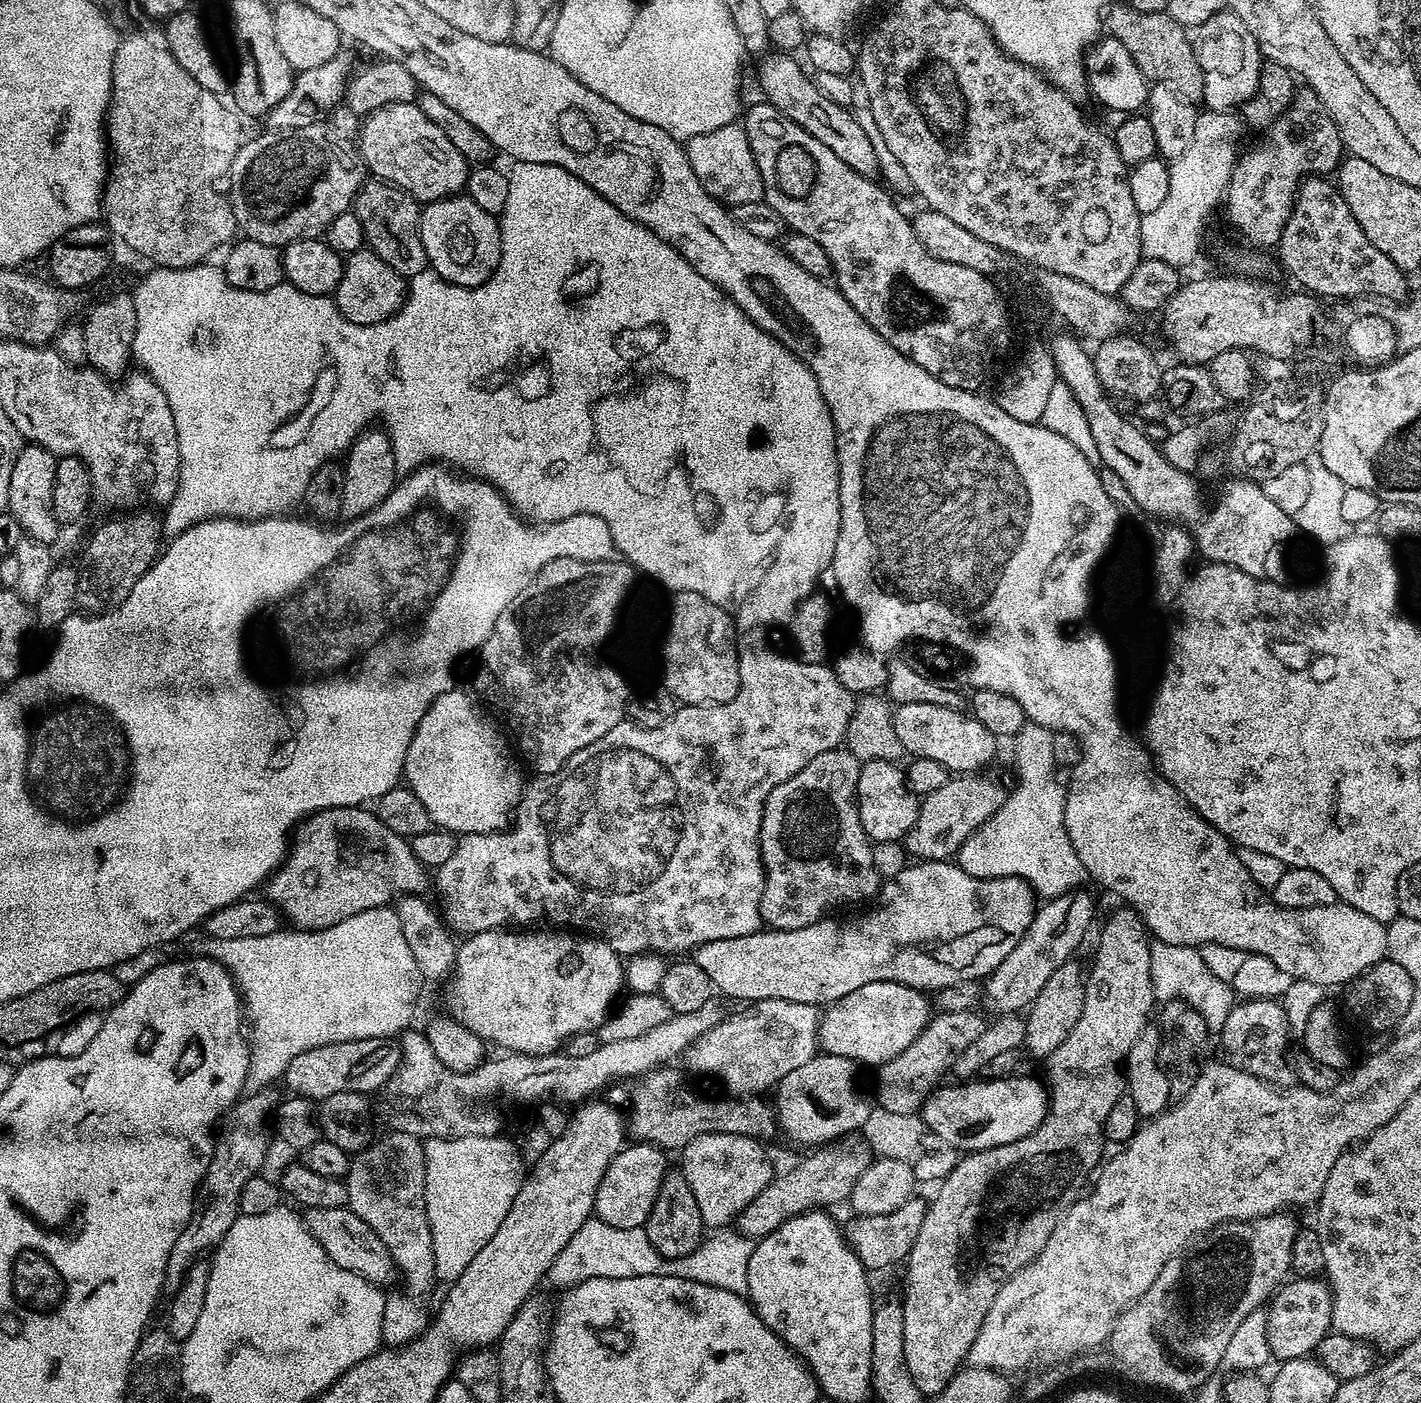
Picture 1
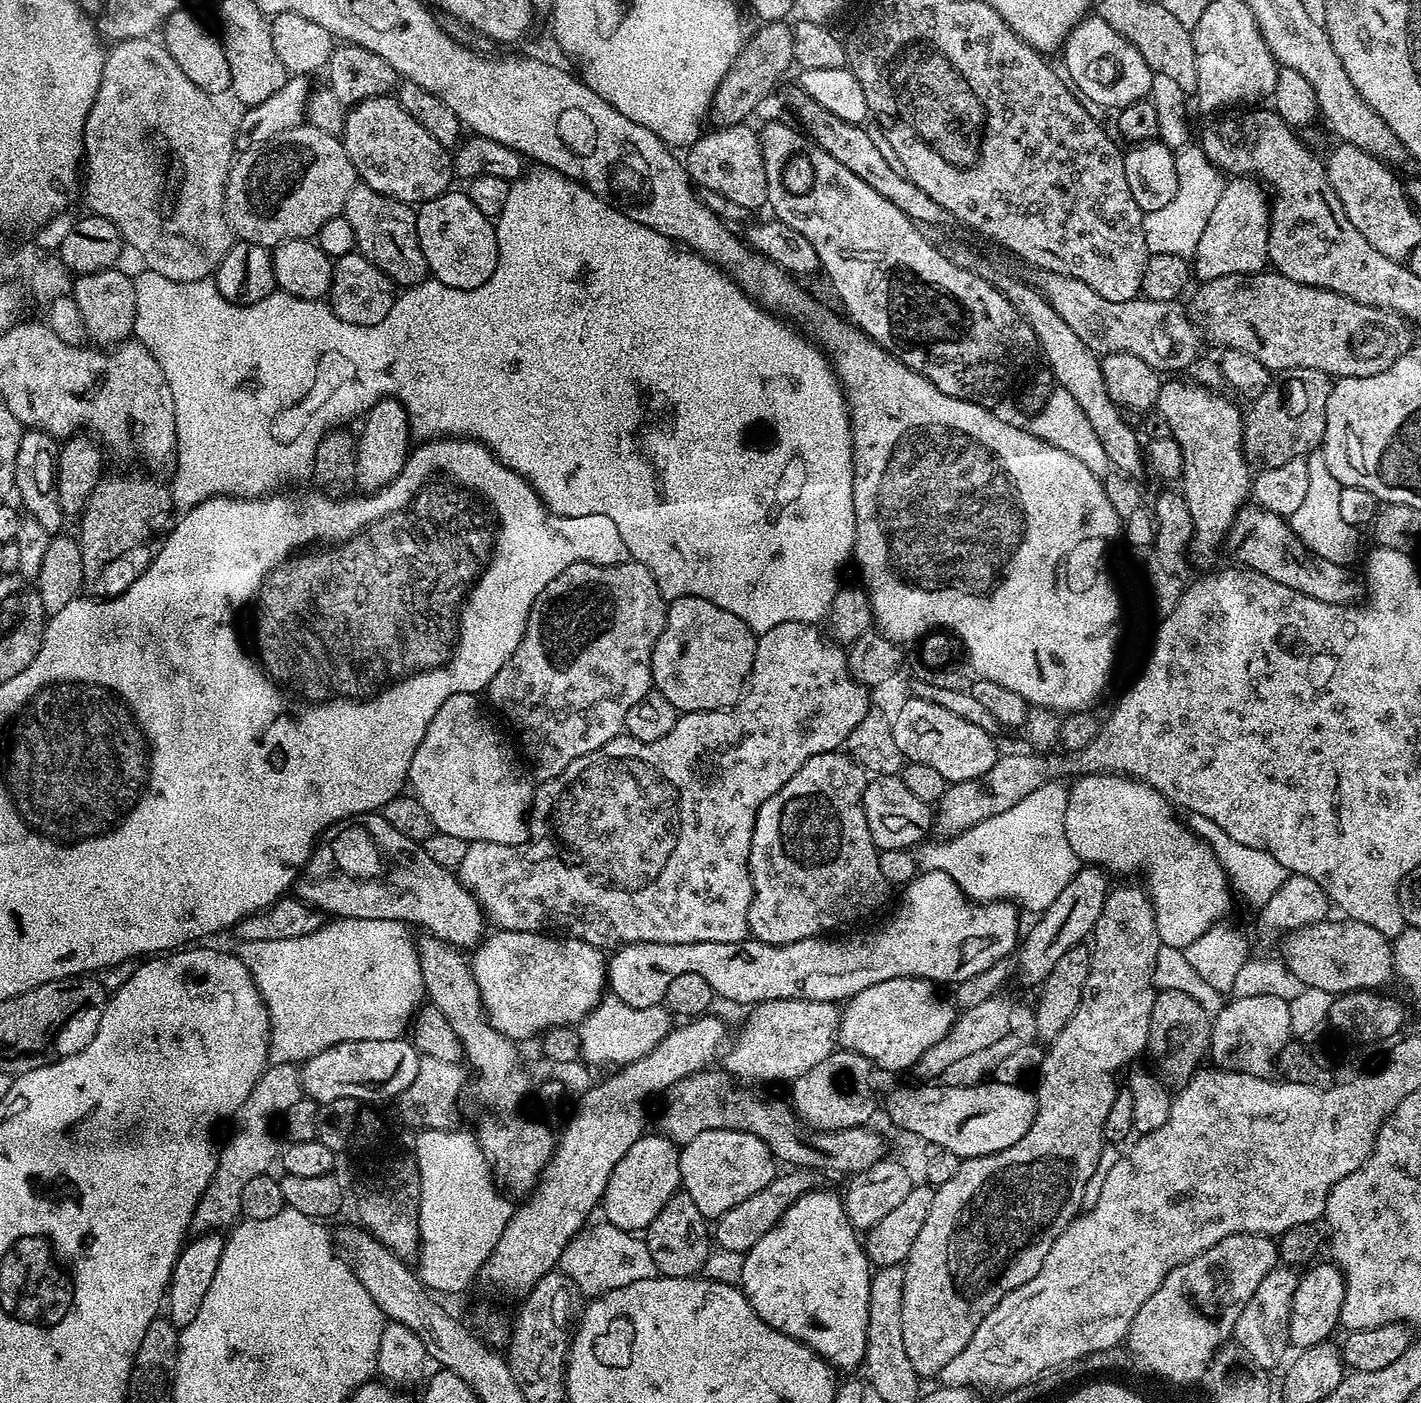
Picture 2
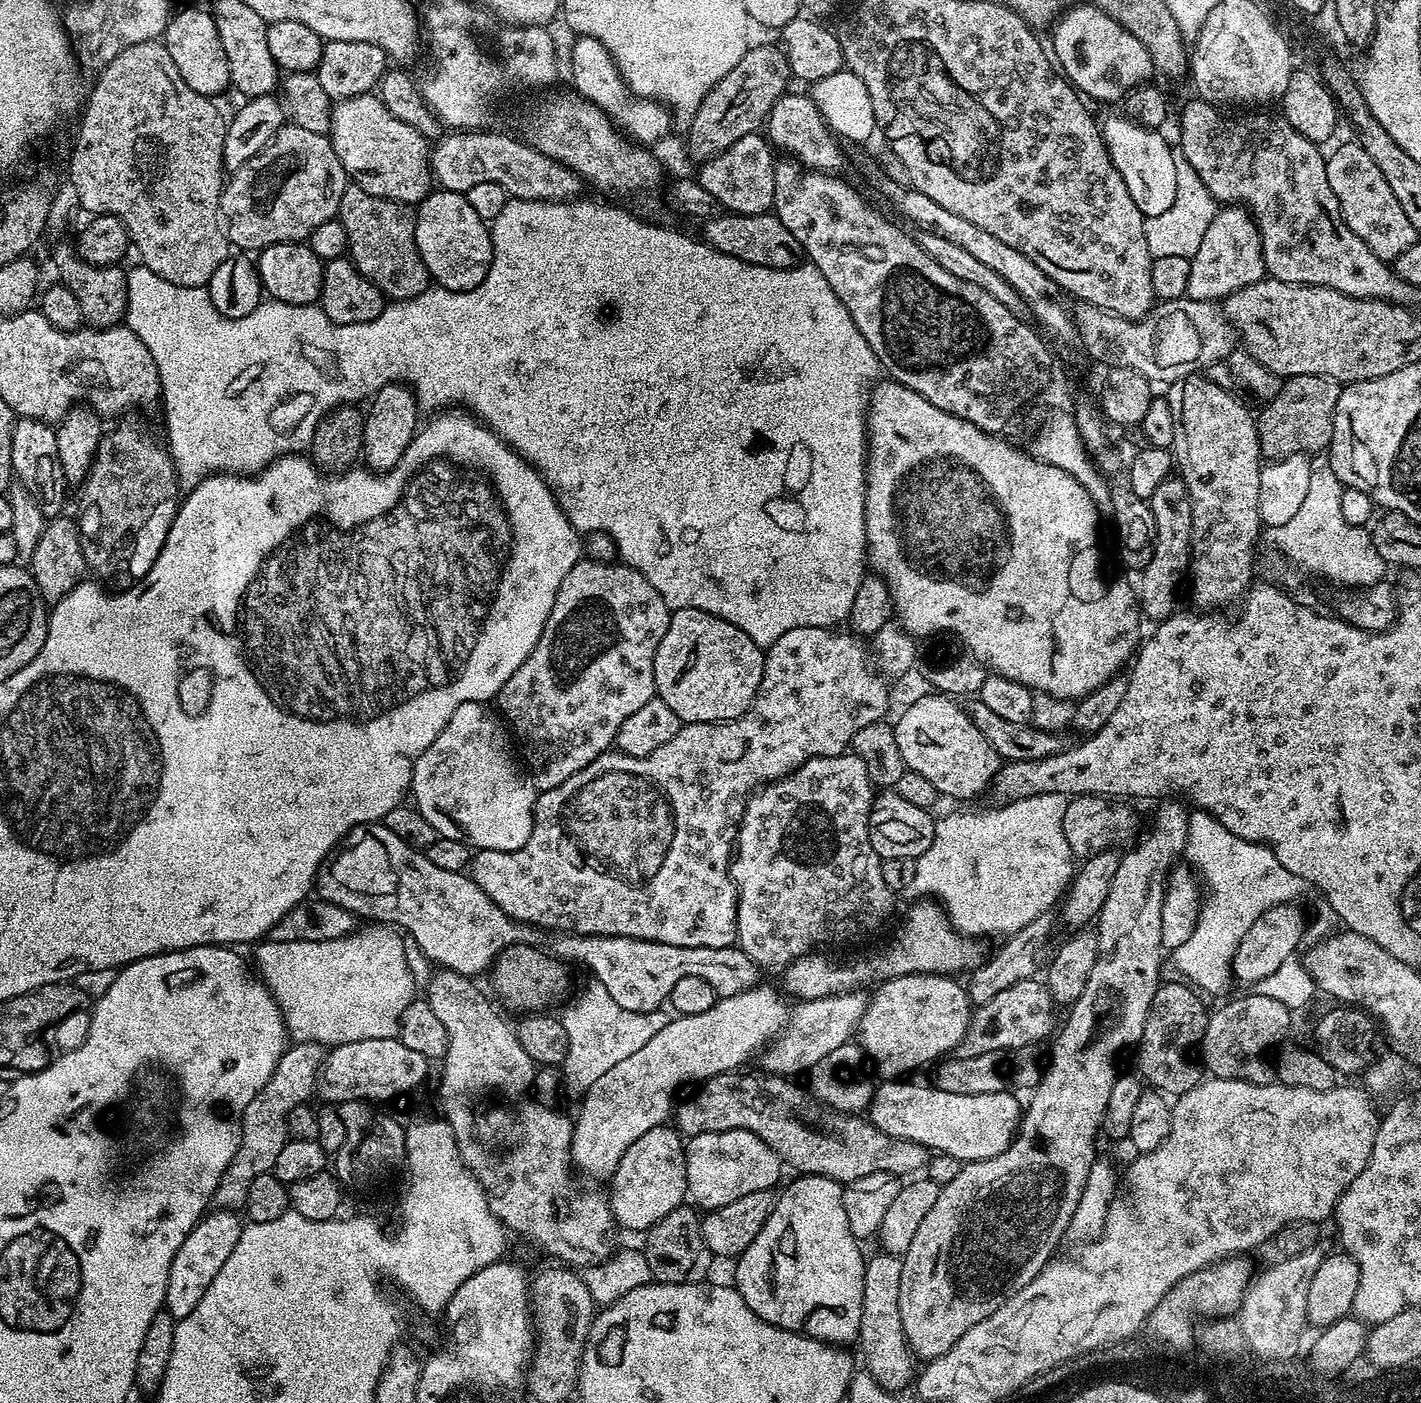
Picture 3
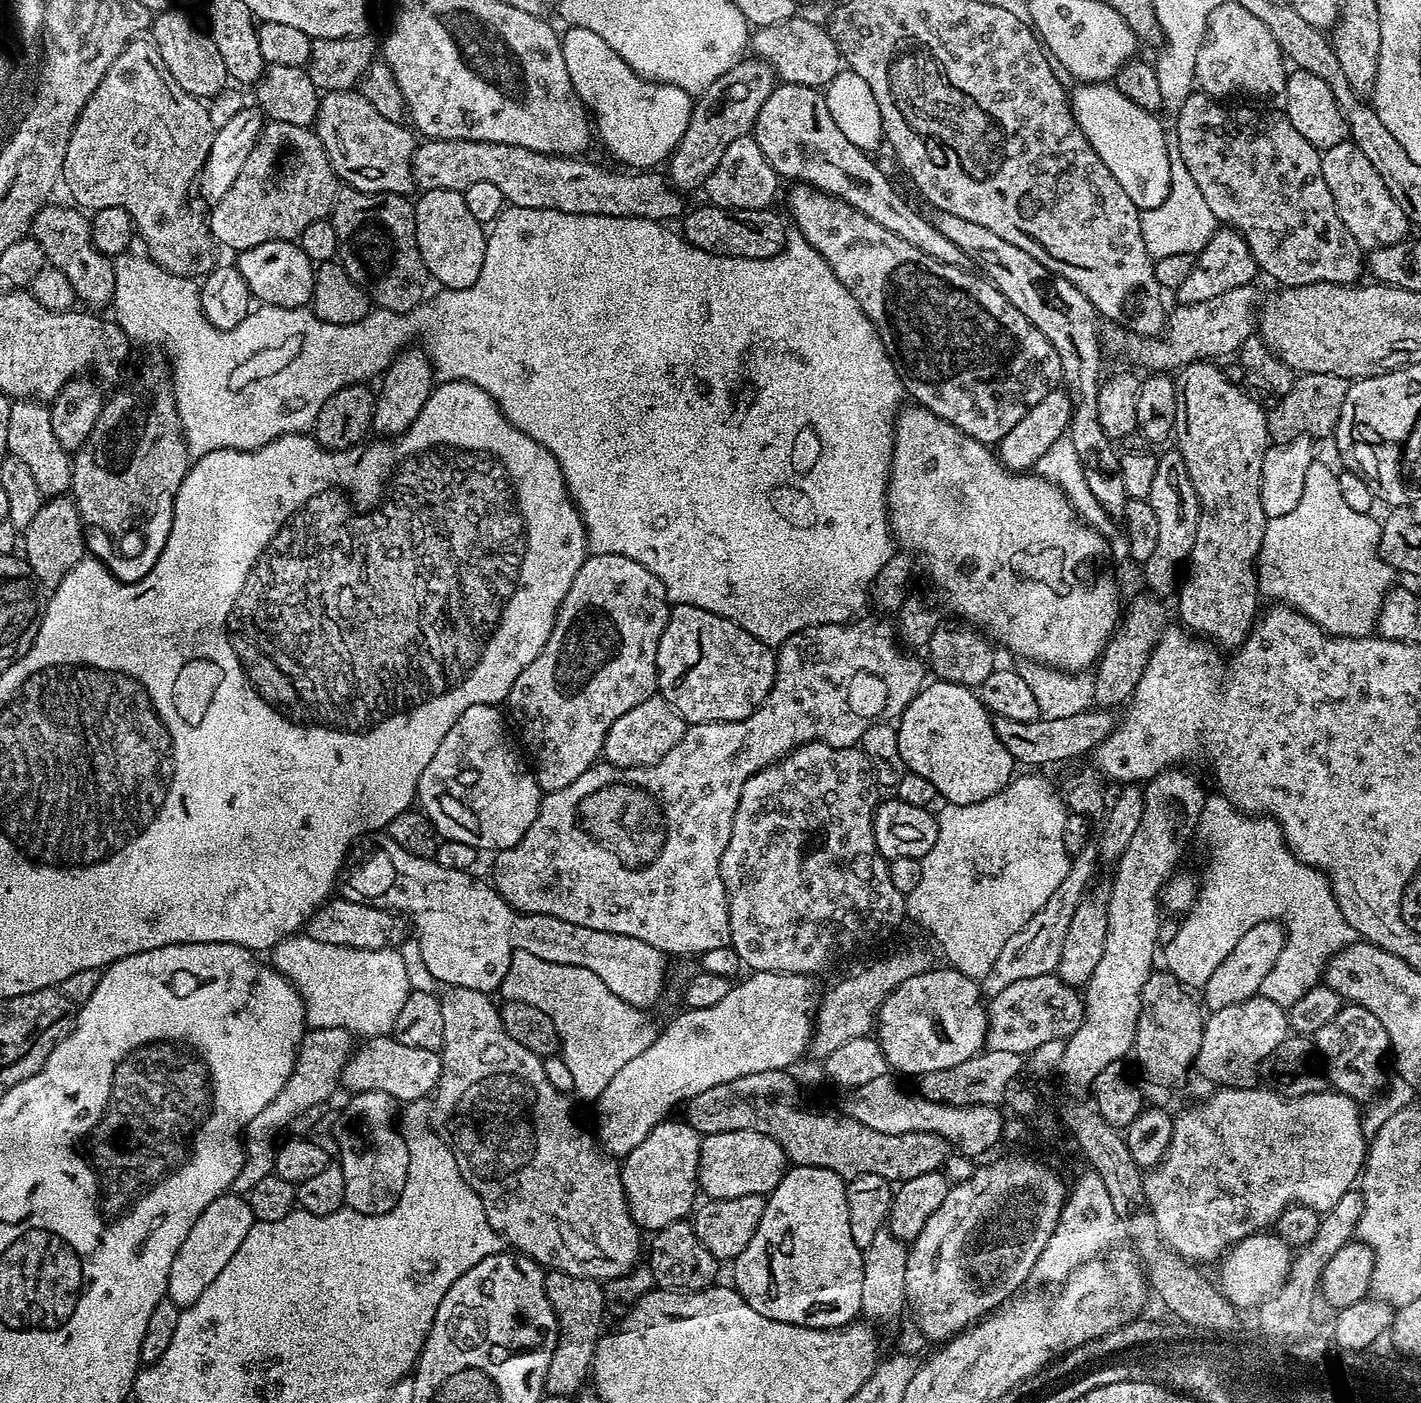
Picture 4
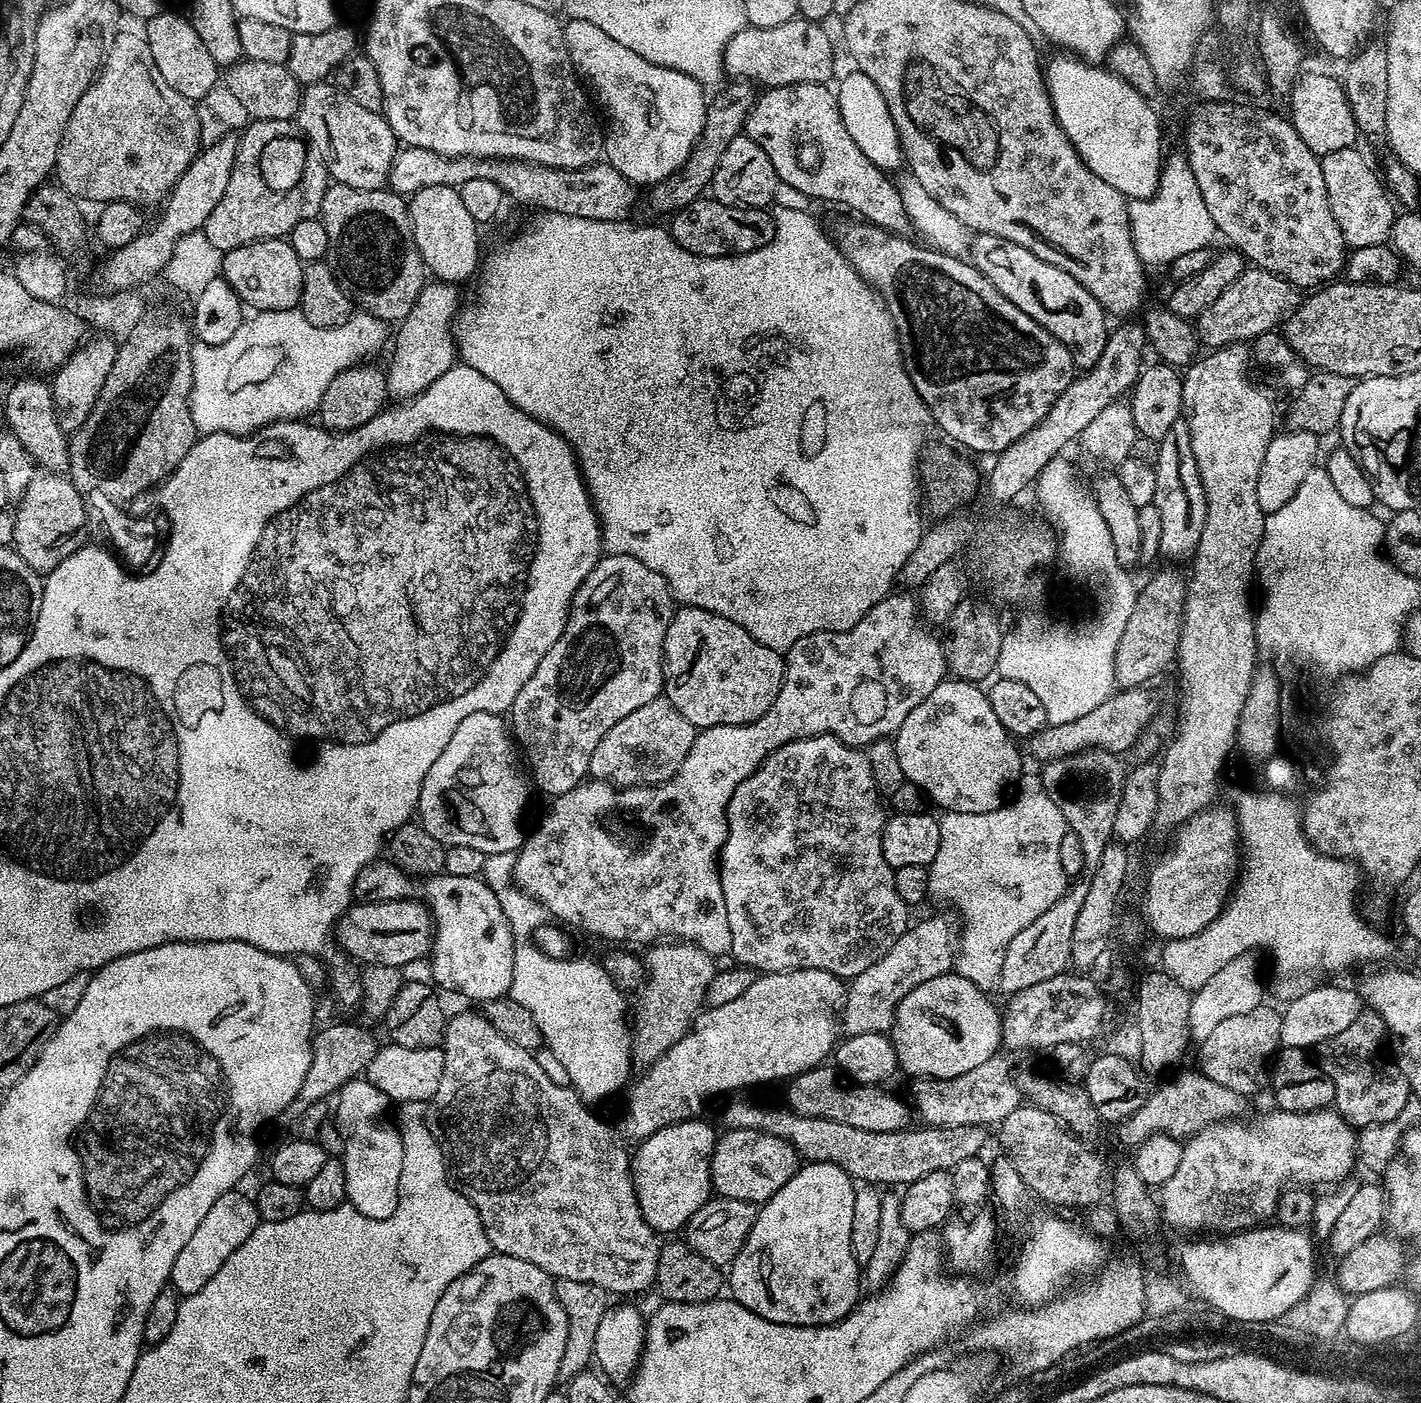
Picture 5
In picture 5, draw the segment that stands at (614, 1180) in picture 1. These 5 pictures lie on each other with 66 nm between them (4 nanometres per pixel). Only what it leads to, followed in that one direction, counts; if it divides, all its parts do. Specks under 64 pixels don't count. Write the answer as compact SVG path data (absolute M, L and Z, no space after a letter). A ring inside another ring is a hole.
M704 1118L683 1120L666 1126L635 1145L630 1156L632 1185L642 1210L642 1218L656 1233L676 1234L685 1227L688 1219L708 1200L713 1199L714 1189L710 1162L718 1139Z

